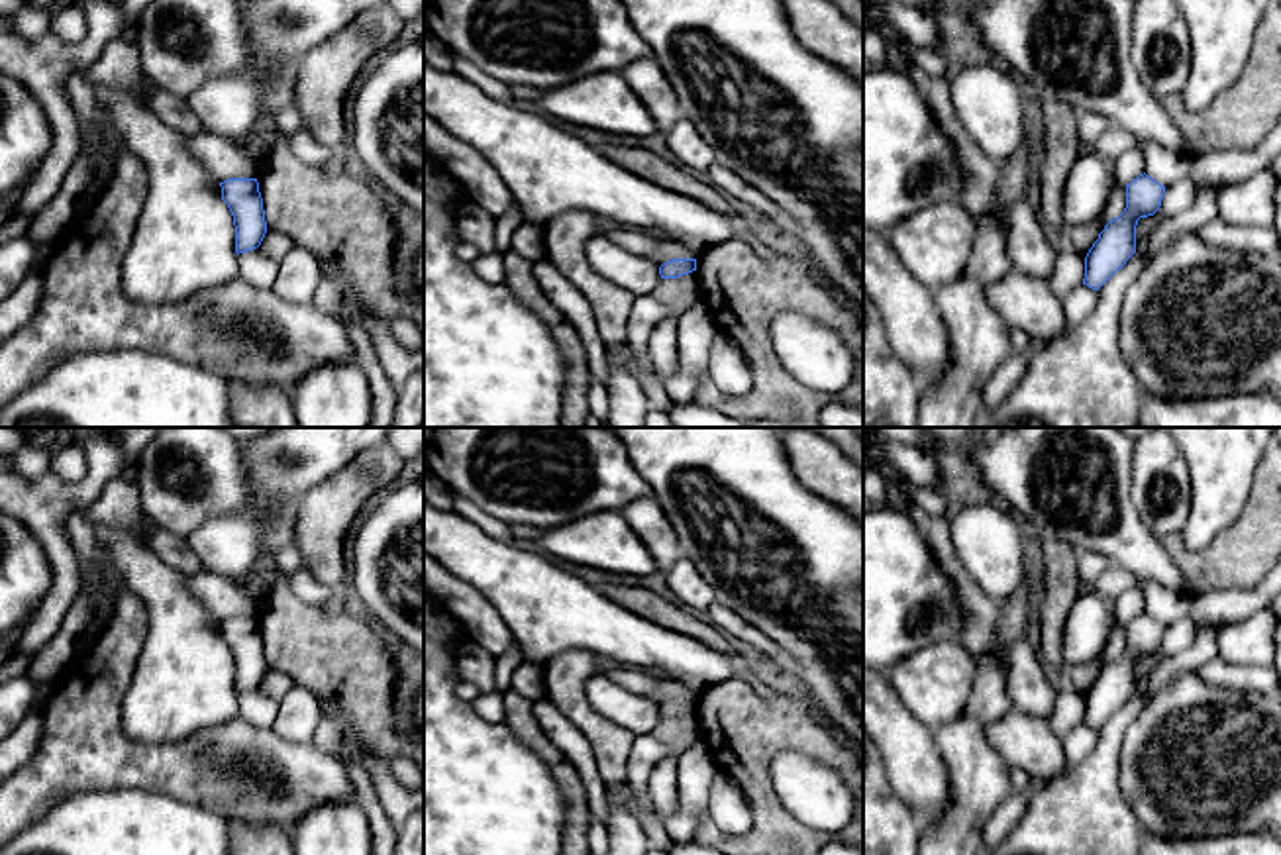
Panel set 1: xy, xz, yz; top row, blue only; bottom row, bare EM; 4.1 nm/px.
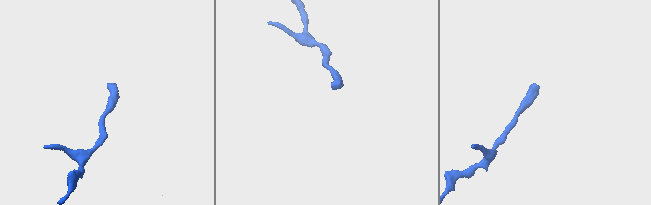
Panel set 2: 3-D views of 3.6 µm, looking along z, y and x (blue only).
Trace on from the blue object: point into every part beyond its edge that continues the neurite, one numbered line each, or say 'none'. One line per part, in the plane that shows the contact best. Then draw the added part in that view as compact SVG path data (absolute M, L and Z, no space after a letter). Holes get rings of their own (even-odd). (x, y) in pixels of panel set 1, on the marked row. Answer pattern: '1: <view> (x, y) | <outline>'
none

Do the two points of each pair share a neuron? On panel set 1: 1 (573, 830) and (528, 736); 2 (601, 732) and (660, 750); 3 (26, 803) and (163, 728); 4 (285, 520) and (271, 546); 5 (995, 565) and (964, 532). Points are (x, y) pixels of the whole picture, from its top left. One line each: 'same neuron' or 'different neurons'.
1: same neuron
2: different neurons
3: different neurons
4: same neuron
5: same neuron

